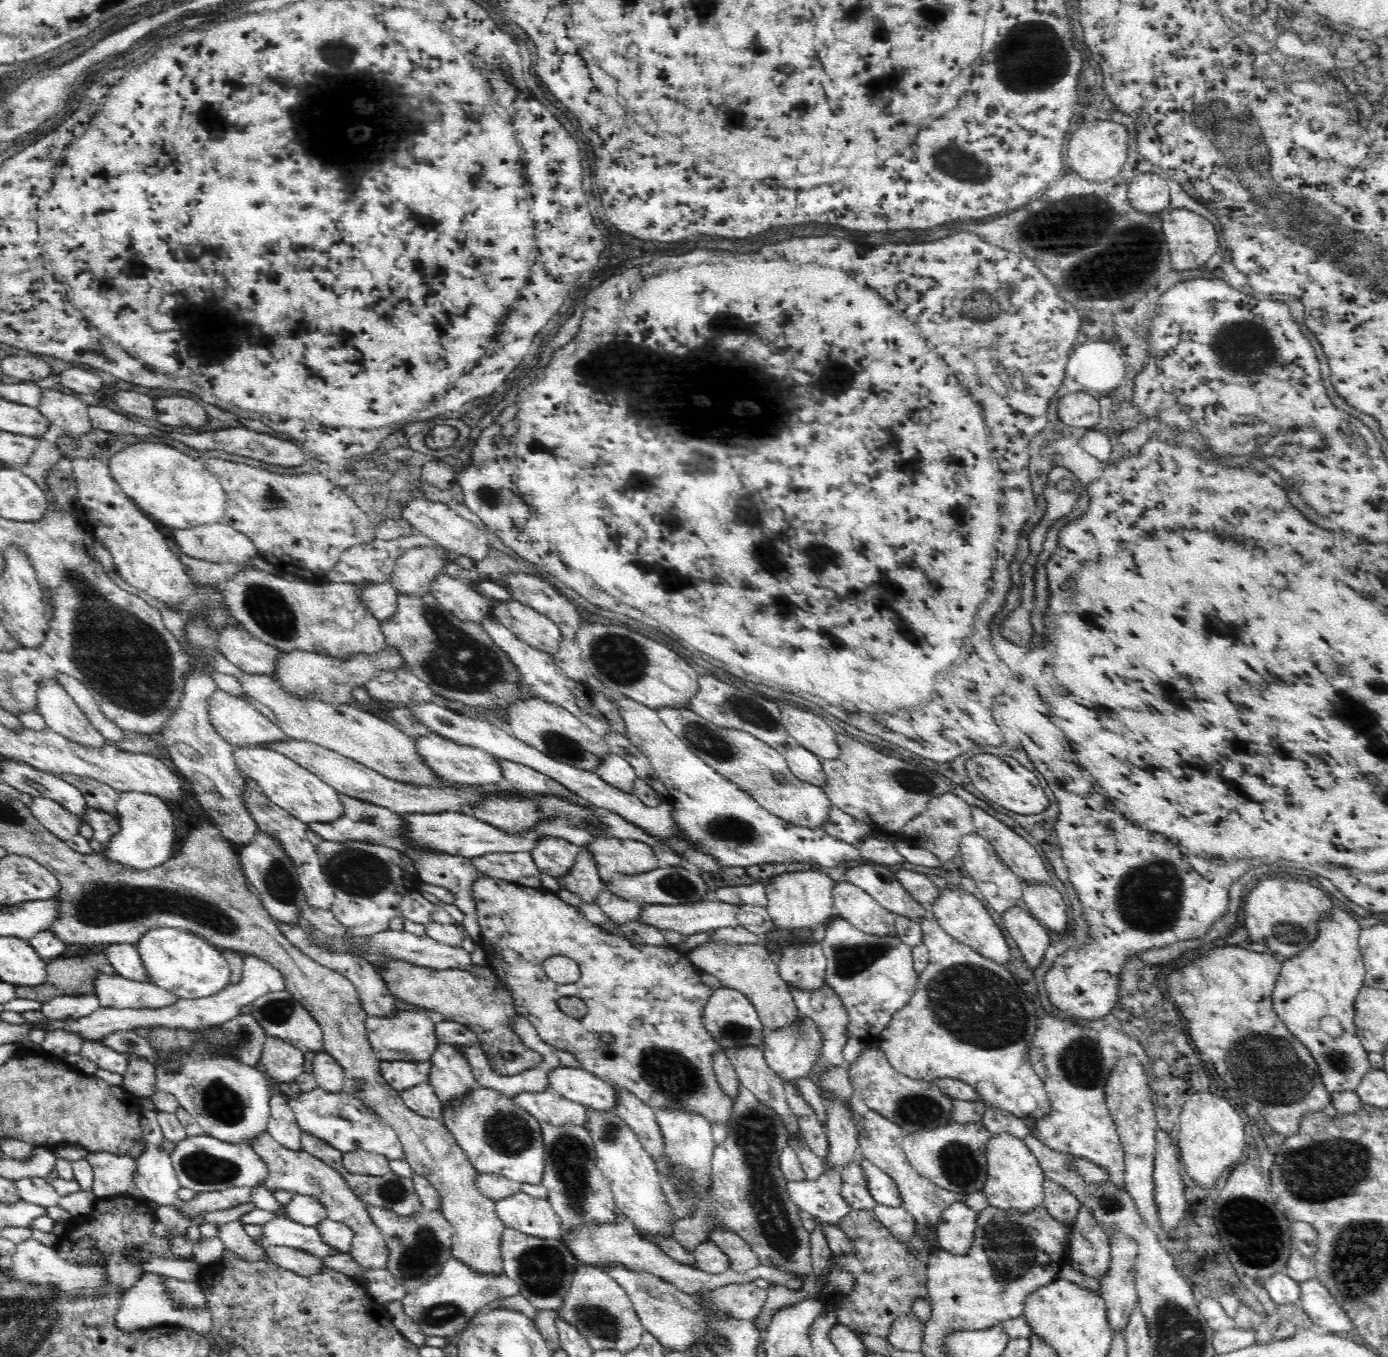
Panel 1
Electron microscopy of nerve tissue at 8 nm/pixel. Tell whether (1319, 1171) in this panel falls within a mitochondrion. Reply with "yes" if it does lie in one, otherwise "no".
yes

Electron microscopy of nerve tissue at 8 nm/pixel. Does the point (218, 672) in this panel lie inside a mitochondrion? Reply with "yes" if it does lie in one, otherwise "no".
no

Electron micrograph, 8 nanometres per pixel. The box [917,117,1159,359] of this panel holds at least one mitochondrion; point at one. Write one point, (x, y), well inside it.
(956, 164)

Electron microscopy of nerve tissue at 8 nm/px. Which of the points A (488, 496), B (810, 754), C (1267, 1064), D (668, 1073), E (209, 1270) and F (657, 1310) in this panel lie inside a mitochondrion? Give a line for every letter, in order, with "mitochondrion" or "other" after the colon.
A: mitochondrion
B: other
C: mitochondrion
D: mitochondrion
E: other
F: mitochondrion

